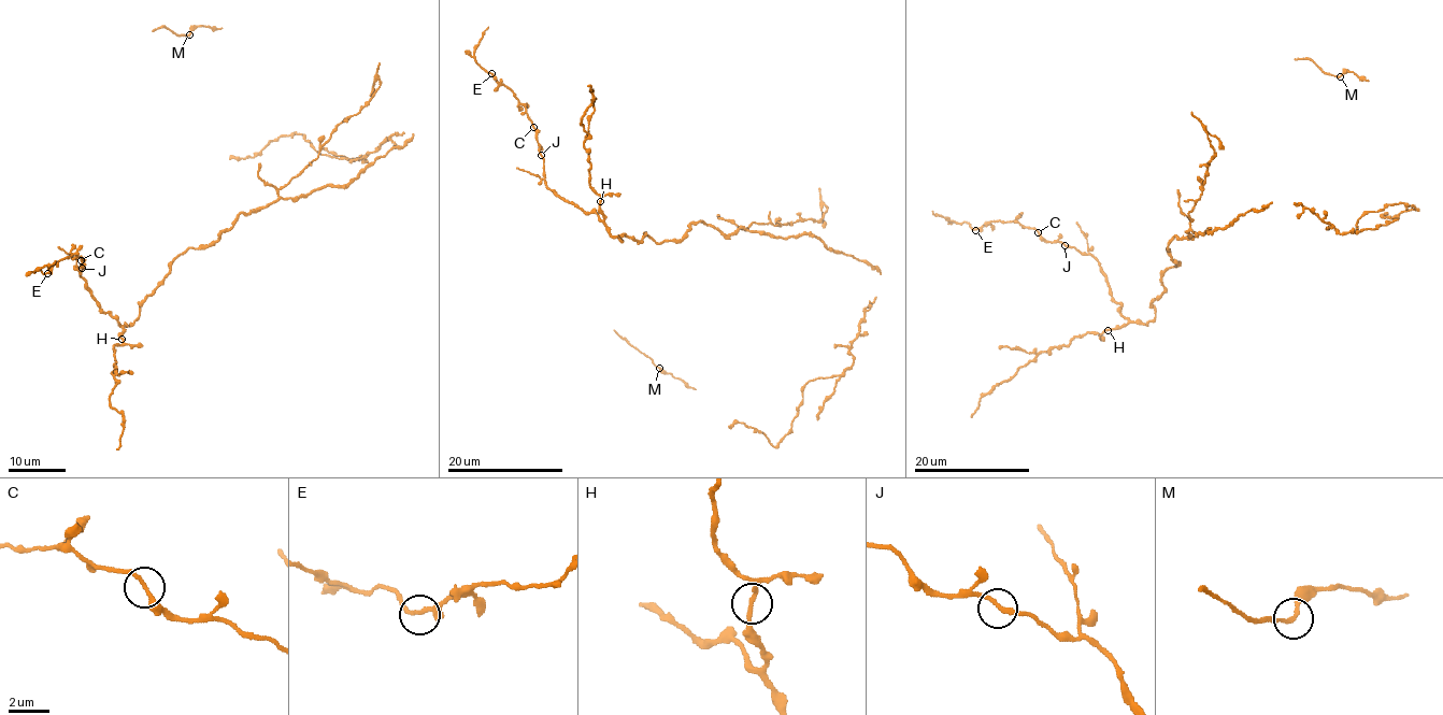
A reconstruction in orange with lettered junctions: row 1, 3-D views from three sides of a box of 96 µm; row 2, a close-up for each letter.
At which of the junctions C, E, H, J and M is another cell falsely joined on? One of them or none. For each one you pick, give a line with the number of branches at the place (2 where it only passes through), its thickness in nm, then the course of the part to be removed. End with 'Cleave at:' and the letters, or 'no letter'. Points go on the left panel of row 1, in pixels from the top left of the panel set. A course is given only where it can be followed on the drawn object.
Cleave at: no letter

